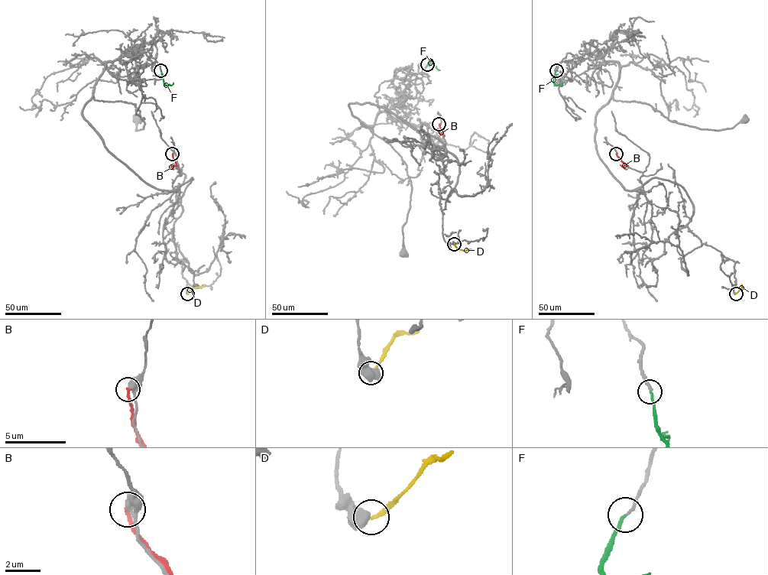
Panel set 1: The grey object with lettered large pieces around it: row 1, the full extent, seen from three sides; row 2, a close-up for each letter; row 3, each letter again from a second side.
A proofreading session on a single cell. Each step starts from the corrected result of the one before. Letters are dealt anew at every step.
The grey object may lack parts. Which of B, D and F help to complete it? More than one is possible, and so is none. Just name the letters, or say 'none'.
F

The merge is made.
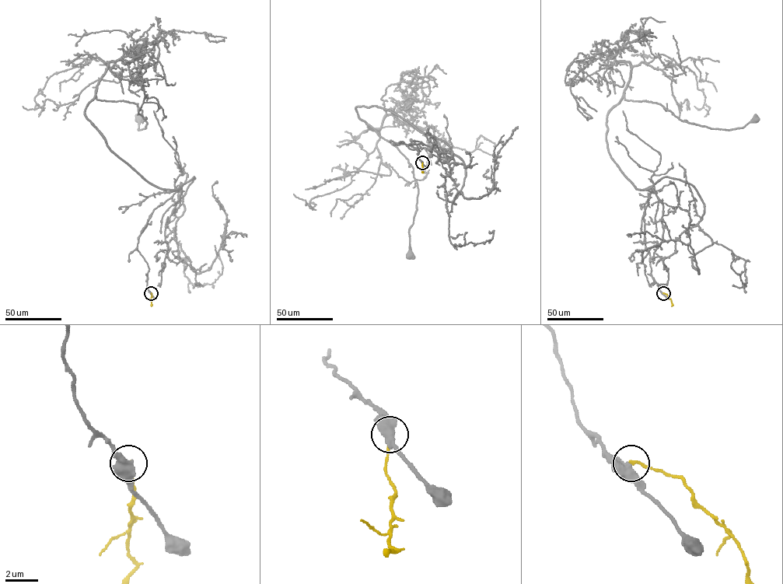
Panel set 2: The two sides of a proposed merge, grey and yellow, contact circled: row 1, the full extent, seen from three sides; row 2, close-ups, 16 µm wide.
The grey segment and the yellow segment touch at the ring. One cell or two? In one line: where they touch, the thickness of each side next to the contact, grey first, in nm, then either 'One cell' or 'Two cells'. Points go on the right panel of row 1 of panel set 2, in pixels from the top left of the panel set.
Place: (663, 293). Thickness 400 nm (grey) against 180 nm. Two cells

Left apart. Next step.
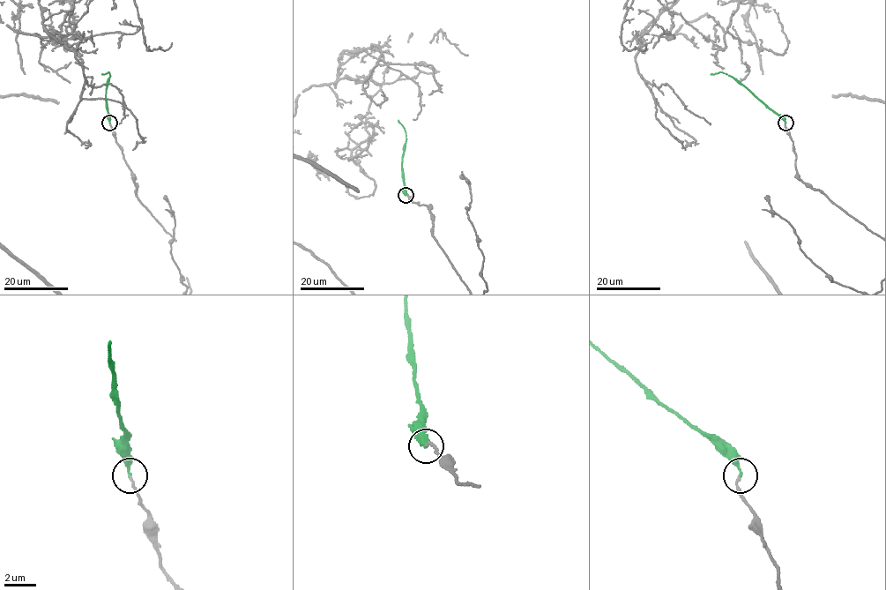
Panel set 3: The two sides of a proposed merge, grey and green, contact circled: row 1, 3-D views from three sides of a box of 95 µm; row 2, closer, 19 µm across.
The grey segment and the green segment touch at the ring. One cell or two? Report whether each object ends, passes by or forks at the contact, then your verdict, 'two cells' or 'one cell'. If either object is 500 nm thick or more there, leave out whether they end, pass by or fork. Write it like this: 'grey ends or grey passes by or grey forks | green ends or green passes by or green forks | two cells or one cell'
grey ends | green ends | one cell

